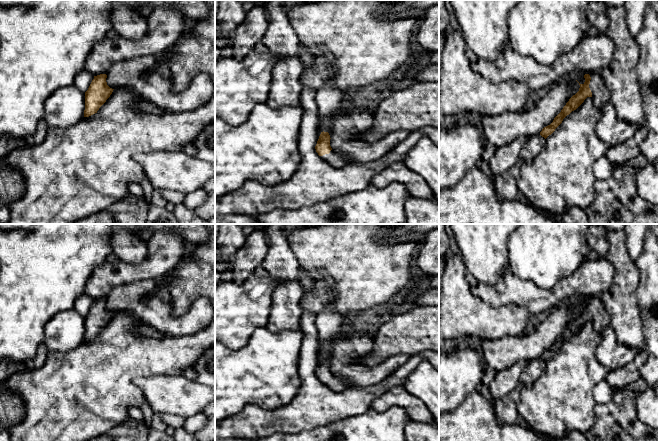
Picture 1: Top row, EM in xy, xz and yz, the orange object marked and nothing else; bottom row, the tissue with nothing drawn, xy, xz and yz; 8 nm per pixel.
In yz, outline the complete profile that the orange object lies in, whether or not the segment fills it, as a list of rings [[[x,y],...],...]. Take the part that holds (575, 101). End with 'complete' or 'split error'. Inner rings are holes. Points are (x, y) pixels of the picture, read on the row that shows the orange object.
[[[590,72],[584,75],[585,82],[580,84],[579,91],[573,95],[561,112],[554,118],[553,122],[544,127],[540,135],[545,139],[551,135],[555,129],[562,123],[563,119],[572,111],[576,110],[587,97],[593,99],[593,104],[601,109],[610,101],[610,92],[607,89],[600,73]]]; split error

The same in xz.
[[[321,132],[317,144],[315,146],[316,152],[321,157],[321,159],[335,168],[342,168],[352,163],[353,160],[336,153],[331,148],[330,139],[331,138],[328,132]]]; split error

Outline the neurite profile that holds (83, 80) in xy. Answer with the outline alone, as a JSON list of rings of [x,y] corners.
[[[84,69],[75,77],[73,84],[83,93],[85,93],[88,90],[93,79],[94,75]]]

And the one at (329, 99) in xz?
[[[329,80],[322,88],[315,92],[319,123],[331,120],[344,109],[344,91],[337,88],[333,80]]]

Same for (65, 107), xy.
[[[74,84],[50,95],[43,106],[43,120],[49,128],[70,128],[84,117],[85,93]]]

